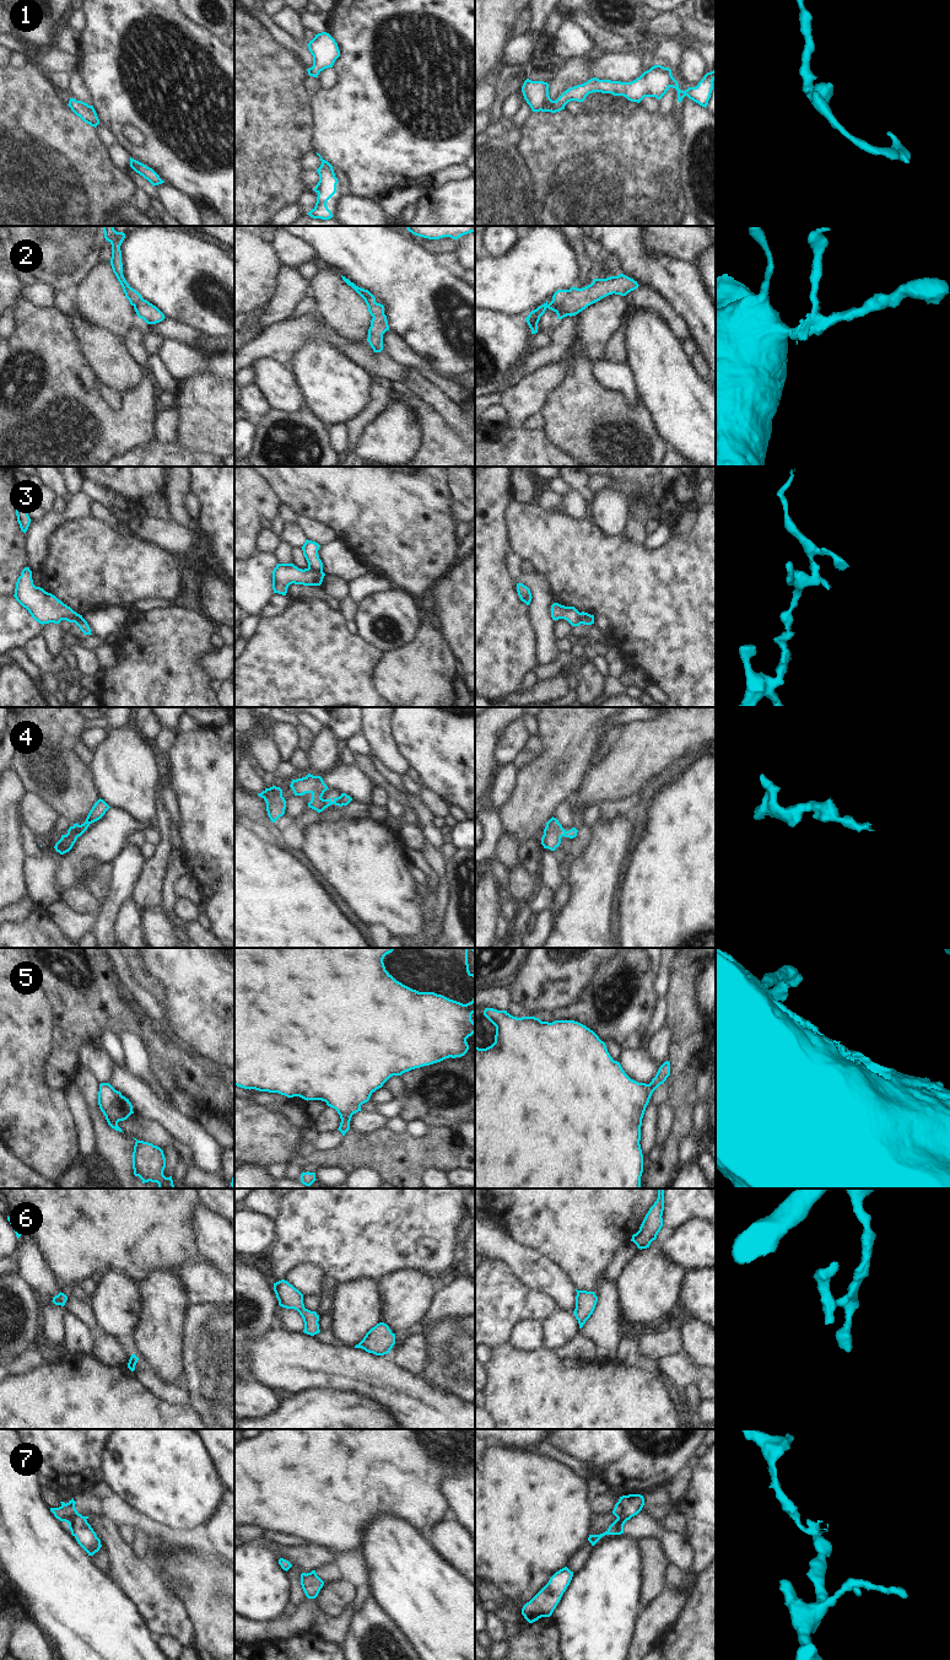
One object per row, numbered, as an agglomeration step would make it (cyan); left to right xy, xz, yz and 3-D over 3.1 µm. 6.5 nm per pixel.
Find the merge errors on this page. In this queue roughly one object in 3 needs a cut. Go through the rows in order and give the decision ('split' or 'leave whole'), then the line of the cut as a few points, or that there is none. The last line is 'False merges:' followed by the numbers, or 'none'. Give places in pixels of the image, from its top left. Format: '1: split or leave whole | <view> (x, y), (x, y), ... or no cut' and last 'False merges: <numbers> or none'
1: leave whole | no cut
2: split | xz (377, 303), (381, 311), (372, 316)
3: split | xz (308, 567), (322, 571)
4: leave whole | no cut
5: leave whole | no cut
6: leave whole | no cut
7: split | xy (85, 1518), (73, 1516), (68, 1523)
False merges: 2, 3, 7

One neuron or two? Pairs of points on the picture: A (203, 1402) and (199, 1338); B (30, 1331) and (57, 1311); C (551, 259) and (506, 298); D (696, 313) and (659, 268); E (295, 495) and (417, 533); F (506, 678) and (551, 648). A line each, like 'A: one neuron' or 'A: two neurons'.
A: one neuron
B: two neurons
C: one neuron
D: one neuron
E: one neuron
F: two neurons

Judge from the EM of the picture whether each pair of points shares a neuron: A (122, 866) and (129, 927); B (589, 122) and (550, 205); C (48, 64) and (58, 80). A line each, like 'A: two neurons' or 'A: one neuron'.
A: two neurons
B: one neuron
C: two neurons

